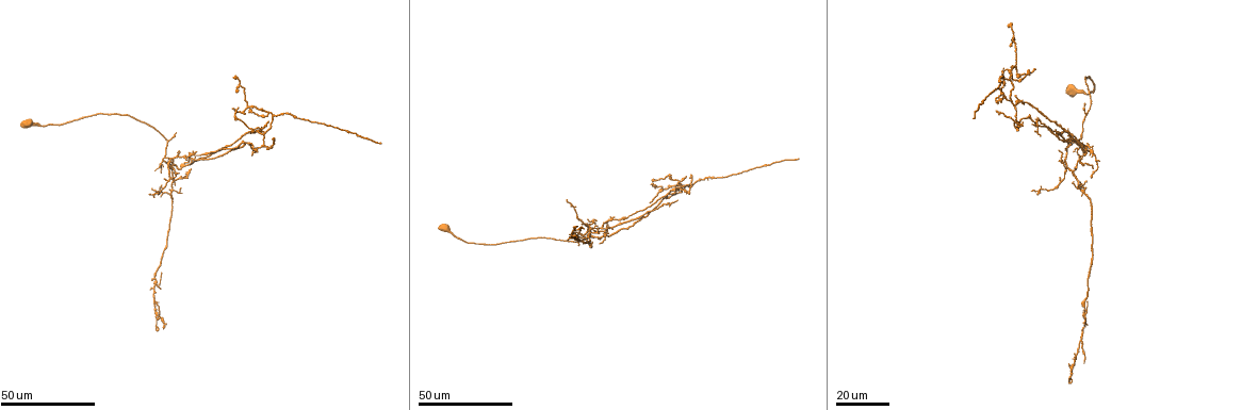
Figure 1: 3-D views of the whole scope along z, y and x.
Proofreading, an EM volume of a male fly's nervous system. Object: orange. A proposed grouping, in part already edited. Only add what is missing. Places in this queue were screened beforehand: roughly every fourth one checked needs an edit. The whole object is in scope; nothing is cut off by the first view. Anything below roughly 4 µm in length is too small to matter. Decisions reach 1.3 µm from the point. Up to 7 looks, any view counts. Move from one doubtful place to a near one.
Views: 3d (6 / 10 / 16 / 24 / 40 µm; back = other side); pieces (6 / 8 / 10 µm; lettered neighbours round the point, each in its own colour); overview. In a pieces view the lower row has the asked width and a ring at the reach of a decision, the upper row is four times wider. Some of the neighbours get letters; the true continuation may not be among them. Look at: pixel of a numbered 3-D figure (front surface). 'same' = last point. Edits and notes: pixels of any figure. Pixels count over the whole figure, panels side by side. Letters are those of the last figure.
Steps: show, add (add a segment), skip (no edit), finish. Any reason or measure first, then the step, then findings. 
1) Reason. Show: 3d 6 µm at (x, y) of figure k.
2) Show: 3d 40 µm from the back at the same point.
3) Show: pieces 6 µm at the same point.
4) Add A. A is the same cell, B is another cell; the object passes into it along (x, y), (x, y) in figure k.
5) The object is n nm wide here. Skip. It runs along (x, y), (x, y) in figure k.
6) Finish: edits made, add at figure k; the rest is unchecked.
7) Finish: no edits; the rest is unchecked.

Branch stops here. Show: 3d 24 µm at (1034, 67) of figure 1.

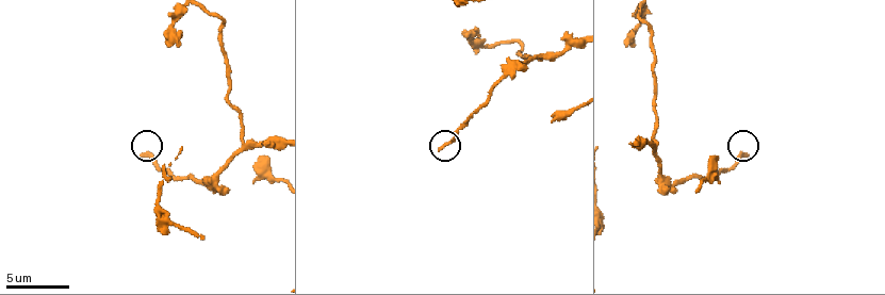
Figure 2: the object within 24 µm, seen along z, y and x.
What lies round it. Show: pieces 10 µm at (438, 148) of figure 2.

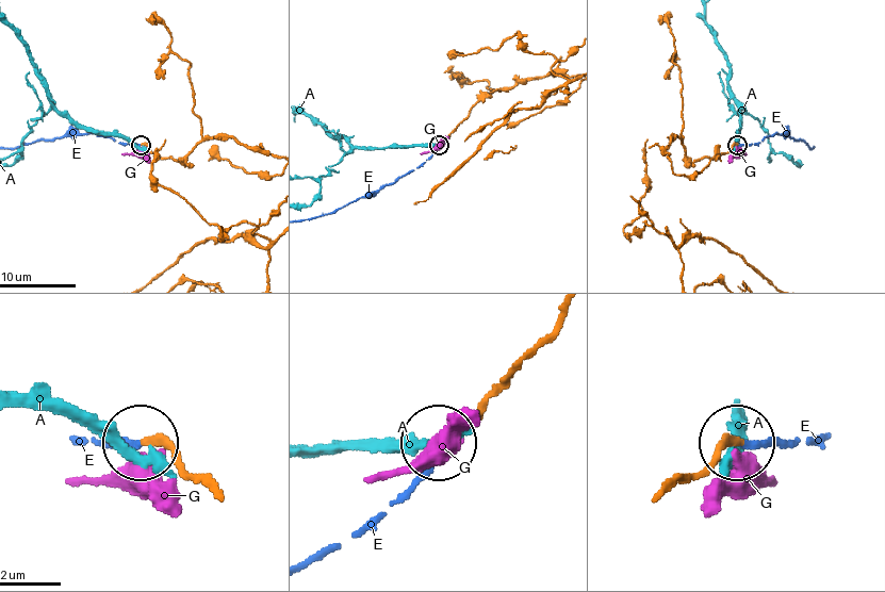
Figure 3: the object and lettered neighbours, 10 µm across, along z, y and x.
Add E. E is the same cell, A and G are other cells; the object passes into it along (676, 482), (747, 439), (821, 437) in figure 3; it goes on there.

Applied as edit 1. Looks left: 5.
An open end. Show: 3d 24 µm at (651, 185) of figure 1.

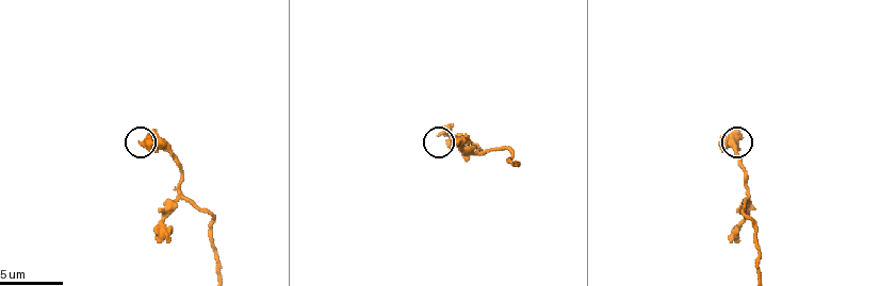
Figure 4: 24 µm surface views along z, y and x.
See the neighbours. Show: pieces 6 µm at (142, 141) of figure 4.

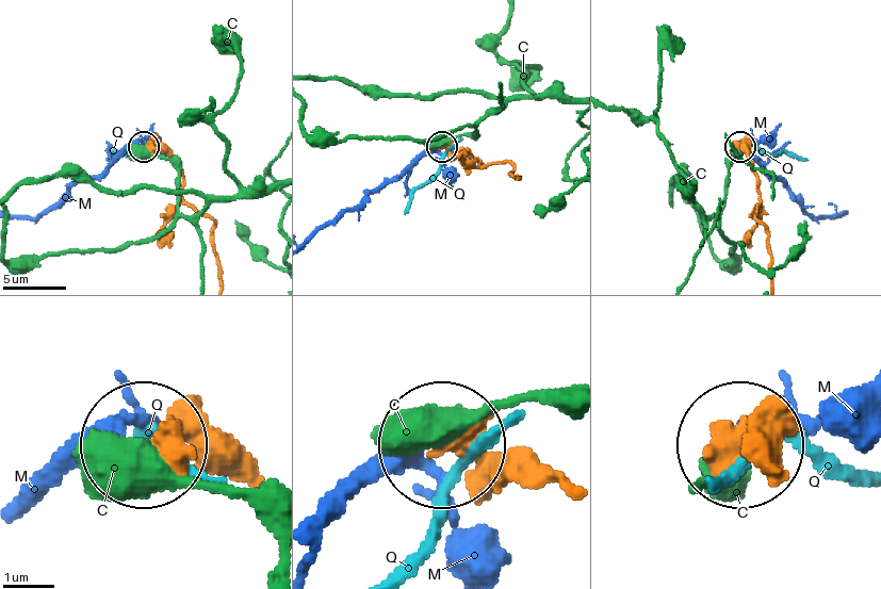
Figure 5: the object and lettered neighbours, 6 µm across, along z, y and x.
The object is 290 nm wide here. Skip. C, M and Q are other cells; it runs along (565, 489), (441, 451) in figure 5; none of them fits.

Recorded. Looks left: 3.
Branch stops here. Show: 3d 24 µm at (796, 158) of figure 1.

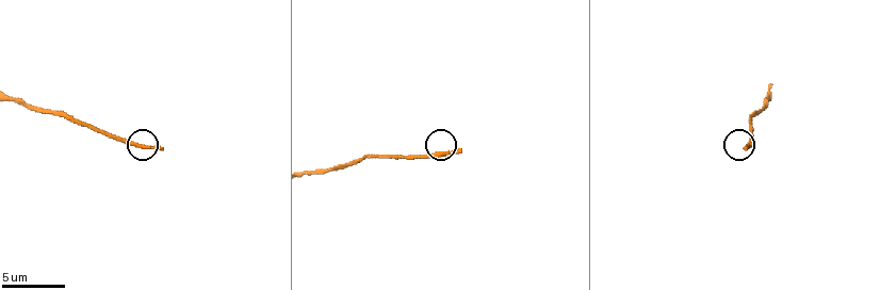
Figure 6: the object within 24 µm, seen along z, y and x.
Show: pieces 8 µm at (158, 146) of figure 6.

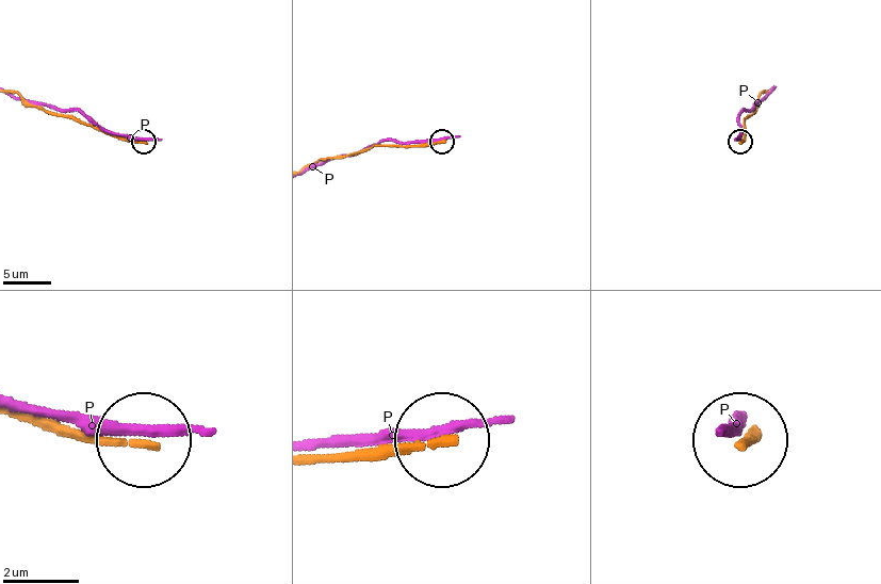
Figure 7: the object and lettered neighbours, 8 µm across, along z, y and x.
The object is 210 nm wide here. Skip. P is another cell; it runs along (769, 91), (759, 96), (740, 141) in figure 7; none of them fits.

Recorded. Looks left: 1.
Finish: edits made, add at figure 3; the rest is unchecked.

